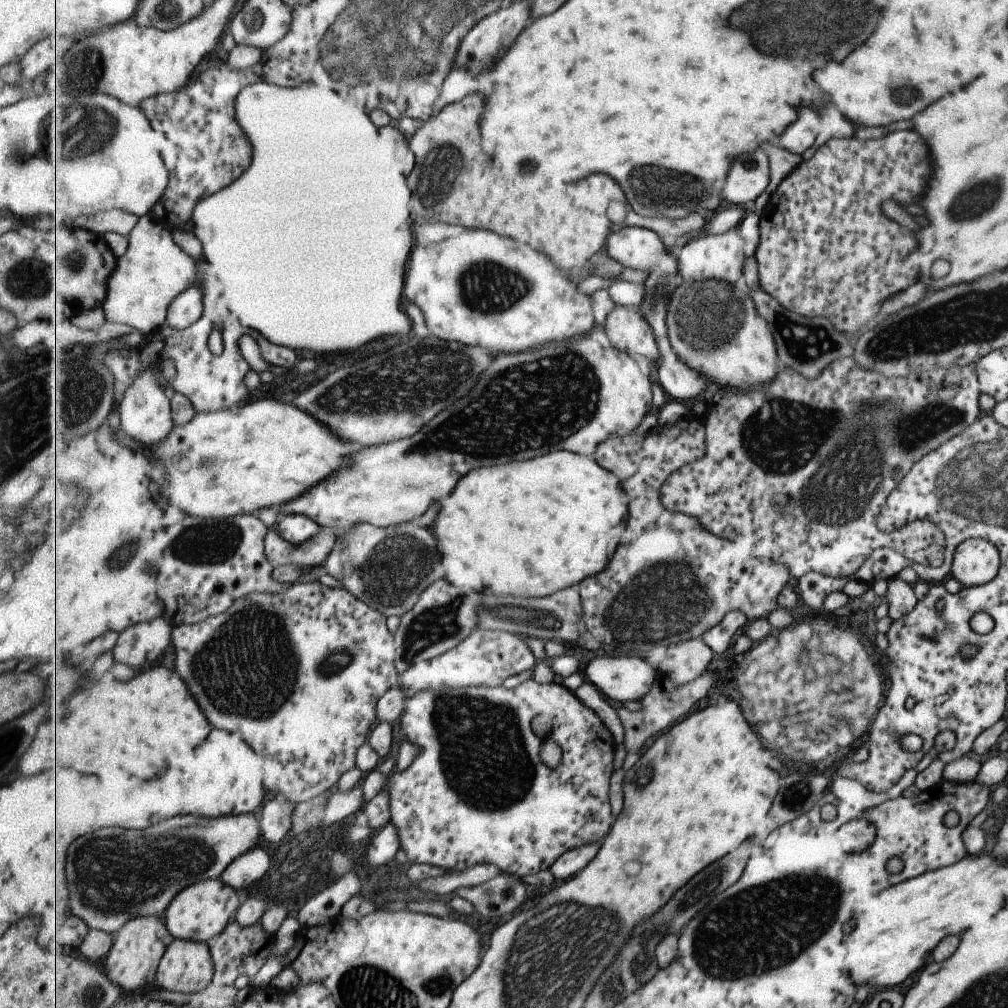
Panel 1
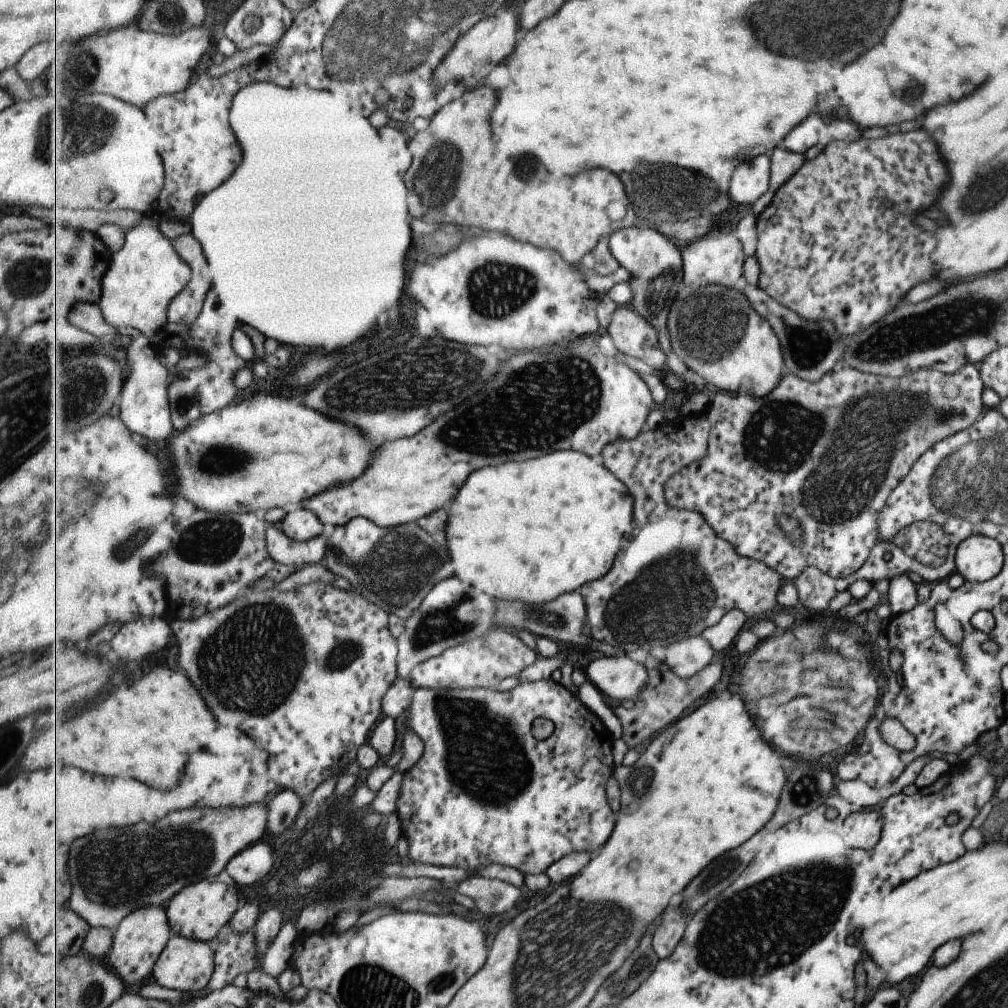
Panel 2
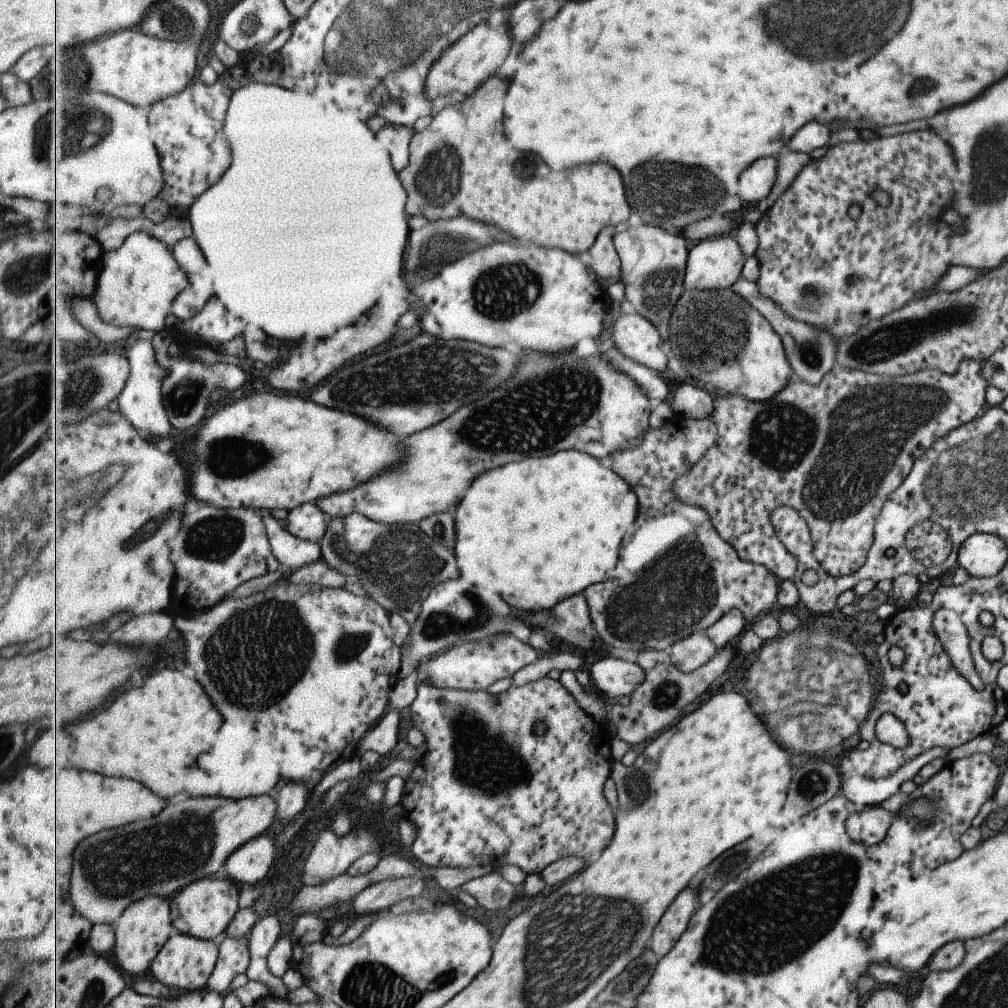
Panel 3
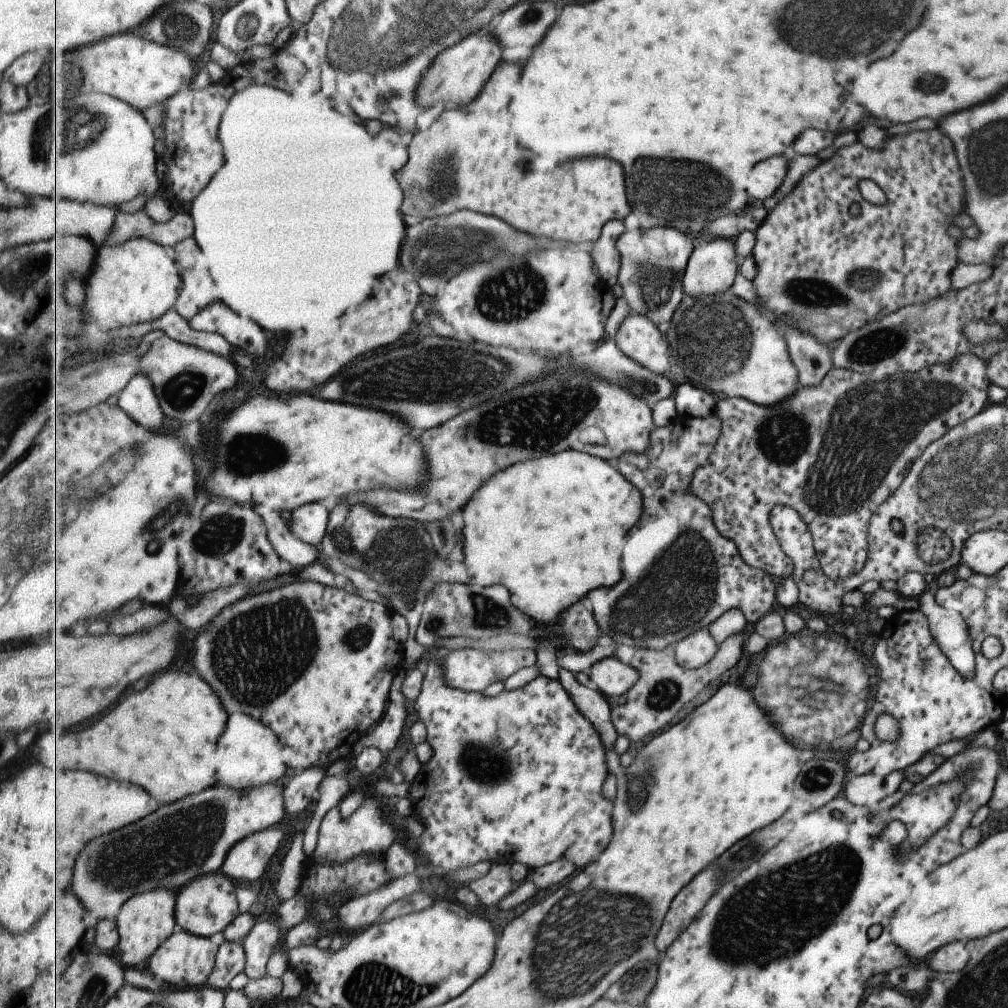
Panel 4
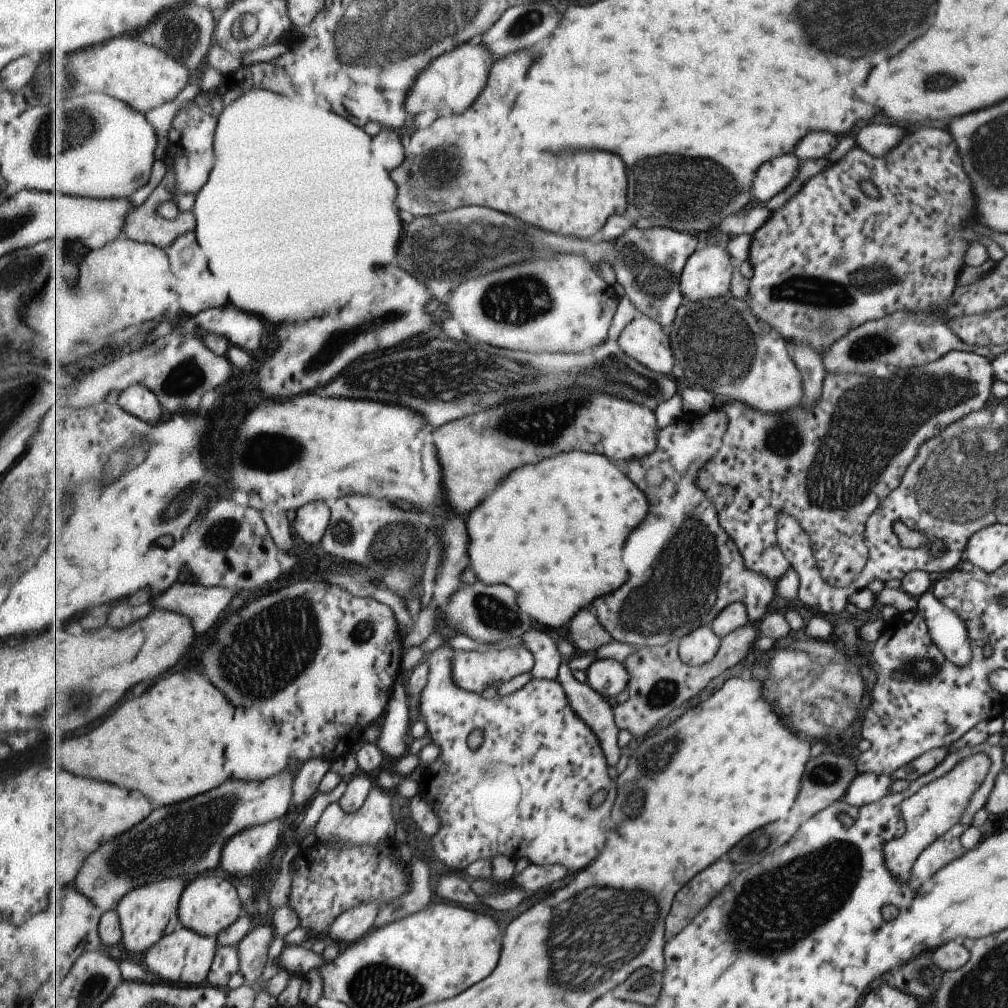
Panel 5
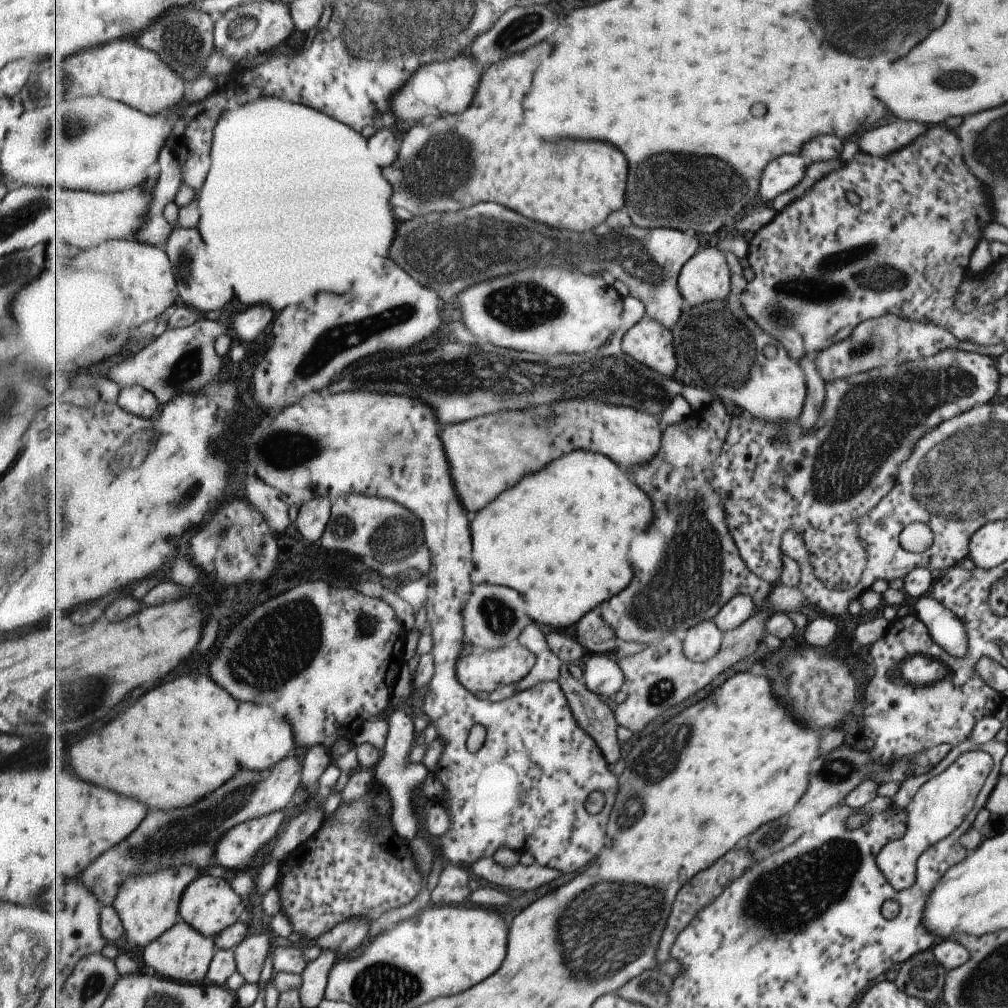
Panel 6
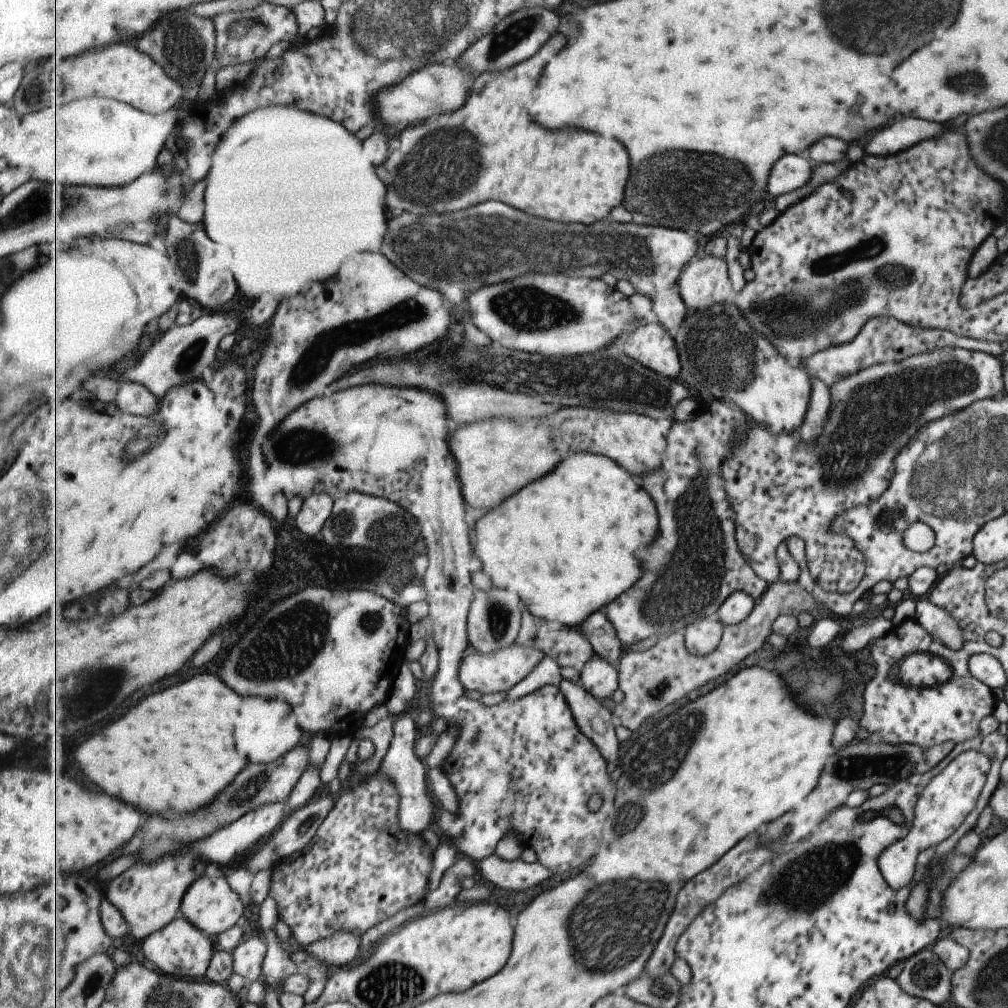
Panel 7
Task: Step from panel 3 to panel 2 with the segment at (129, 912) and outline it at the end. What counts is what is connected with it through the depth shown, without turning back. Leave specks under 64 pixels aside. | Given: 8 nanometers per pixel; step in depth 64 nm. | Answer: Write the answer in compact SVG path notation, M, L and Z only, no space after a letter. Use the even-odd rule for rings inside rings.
M167 905L163 908L139 908L115 928L114 945L108 954L110 968L123 980L129 989L136 989L141 984L153 981L153 970L161 954L164 953L169 941L172 940L173 930L169 924Z

